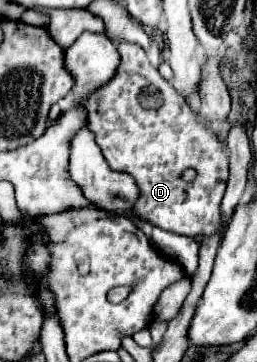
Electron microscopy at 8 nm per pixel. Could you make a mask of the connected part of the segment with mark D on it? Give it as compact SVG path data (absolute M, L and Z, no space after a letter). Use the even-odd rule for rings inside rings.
M121 41L117 49L121 53L119 71L89 97L87 121L109 167L119 173L129 173L139 187L133 213L171 233L185 233L189 237L221 233L225 227L221 219L221 199L229 177L225 141L211 131L187 105L187 99L161 77L139 45ZM187 167L197 171L193 181L183 179Z

